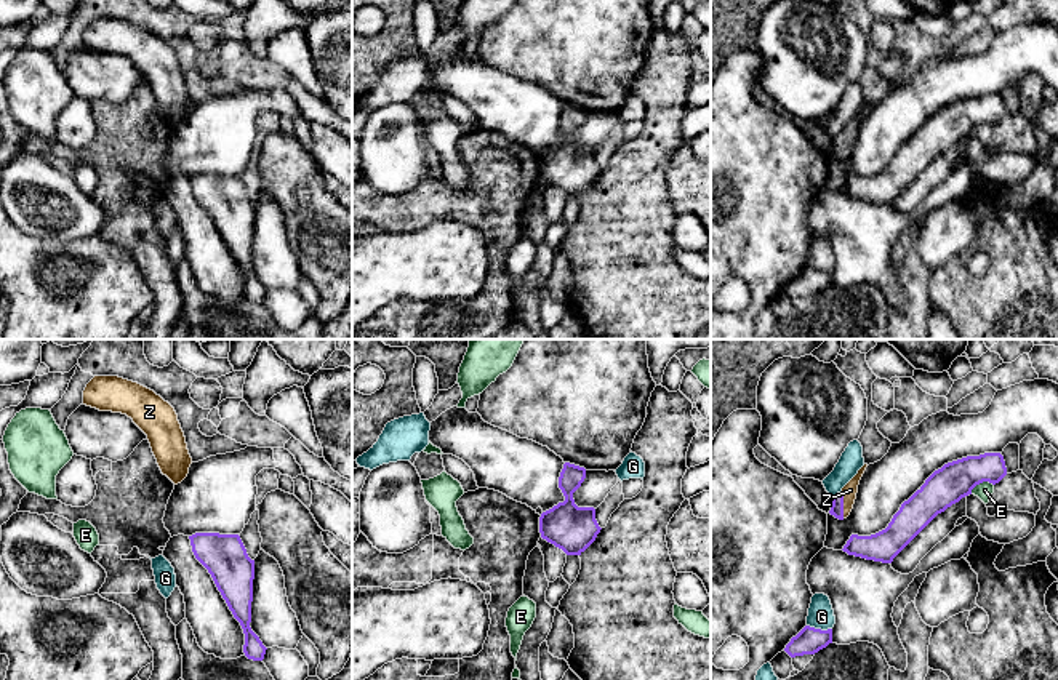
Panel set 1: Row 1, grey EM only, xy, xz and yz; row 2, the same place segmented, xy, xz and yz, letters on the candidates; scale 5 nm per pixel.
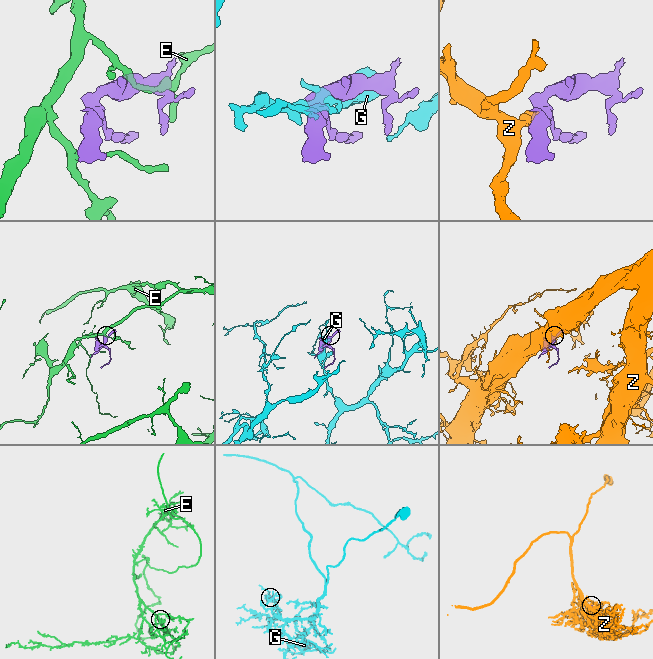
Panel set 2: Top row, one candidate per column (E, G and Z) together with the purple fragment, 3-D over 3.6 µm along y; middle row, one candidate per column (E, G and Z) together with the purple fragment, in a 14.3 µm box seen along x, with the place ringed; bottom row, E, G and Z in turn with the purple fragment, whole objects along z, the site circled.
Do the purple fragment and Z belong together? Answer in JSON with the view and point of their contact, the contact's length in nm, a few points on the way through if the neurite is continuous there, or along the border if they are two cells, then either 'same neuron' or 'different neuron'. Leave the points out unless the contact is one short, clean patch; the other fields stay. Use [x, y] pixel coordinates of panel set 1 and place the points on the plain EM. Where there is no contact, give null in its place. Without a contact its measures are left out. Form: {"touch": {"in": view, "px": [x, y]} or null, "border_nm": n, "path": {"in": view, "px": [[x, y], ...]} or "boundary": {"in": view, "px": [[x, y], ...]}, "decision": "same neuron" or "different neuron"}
{"touch": {"in": "yz", "px": [842, 146]}, "border_nm": 140, "path": {"in": "yz", "px": [[837, 143], [842, 146], [850, 132]]}, "decision": "same neuron"}

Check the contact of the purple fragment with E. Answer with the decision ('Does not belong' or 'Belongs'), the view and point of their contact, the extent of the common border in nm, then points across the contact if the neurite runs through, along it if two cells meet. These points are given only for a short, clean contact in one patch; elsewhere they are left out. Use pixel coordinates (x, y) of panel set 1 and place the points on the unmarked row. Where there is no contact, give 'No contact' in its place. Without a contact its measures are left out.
Does not belong. Touches purple at yz (980, 124). Shared border 130 nm

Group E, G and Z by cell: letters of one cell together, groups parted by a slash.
E / G / Z

